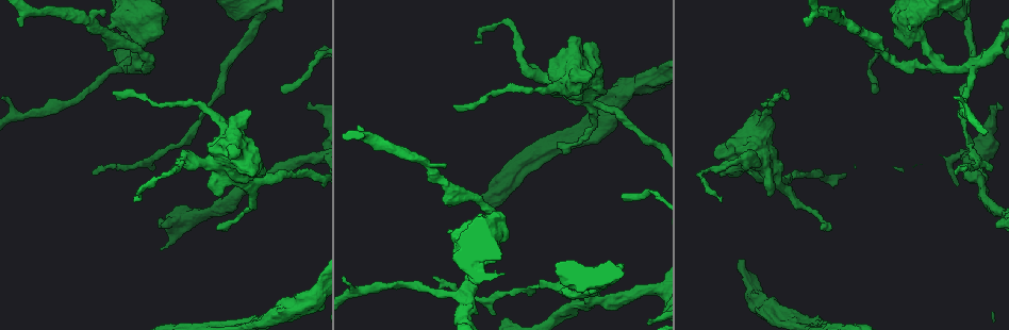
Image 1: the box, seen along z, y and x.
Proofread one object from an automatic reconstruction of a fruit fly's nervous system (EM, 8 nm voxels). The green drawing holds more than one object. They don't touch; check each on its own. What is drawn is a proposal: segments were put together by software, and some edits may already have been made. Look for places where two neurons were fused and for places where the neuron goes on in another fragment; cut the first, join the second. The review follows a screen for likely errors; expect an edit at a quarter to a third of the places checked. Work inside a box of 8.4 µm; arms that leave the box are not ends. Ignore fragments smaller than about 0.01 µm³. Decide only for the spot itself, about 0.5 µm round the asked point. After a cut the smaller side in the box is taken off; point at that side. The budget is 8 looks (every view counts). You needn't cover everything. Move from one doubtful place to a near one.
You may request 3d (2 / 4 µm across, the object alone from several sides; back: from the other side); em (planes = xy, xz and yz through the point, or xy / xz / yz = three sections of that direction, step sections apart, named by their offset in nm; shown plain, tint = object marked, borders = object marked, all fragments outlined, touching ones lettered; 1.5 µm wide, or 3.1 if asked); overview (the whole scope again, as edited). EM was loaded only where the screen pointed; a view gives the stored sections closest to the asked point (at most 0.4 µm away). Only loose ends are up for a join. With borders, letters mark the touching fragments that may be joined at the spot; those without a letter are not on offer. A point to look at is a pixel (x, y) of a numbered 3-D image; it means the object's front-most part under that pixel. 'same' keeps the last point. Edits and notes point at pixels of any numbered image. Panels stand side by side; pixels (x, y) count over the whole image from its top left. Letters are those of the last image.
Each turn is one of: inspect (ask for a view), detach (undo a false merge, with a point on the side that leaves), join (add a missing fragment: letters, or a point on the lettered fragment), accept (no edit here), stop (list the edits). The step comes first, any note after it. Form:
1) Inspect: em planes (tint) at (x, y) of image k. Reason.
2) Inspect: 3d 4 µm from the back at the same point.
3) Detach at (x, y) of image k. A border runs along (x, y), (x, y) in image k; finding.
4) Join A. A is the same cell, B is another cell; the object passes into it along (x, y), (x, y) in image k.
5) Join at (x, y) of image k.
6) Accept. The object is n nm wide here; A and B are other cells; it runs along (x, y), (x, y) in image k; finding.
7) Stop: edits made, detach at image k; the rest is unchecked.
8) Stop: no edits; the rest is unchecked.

Inspect: 3d 2 µm at (252, 21) of image 1. Sudden change in width.

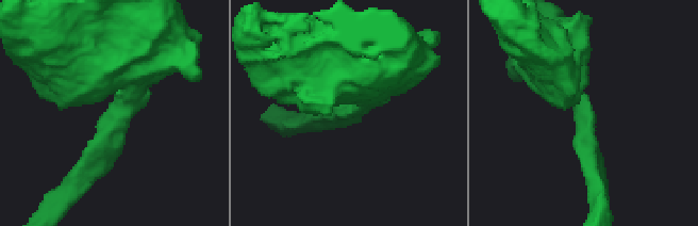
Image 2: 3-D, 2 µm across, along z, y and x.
Inspect: em planes (borders) at (587, 109) of image 2.

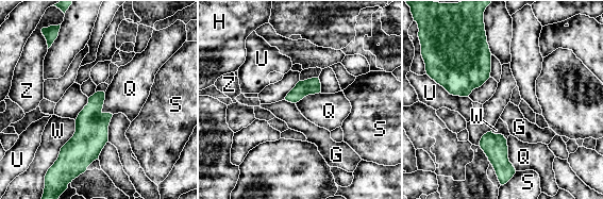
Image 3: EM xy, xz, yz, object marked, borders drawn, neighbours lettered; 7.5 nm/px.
Accept. The longest contact is with W, 360 nm; G, H, Q, S, U, W and Z are other cells; a border runs along (506, 139), (507, 158), (516, 170) in image 3; continuous, no second neuron.

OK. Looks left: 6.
Inspect: 3d 2 µm at (140, 50) of image 1. A narrow waist.

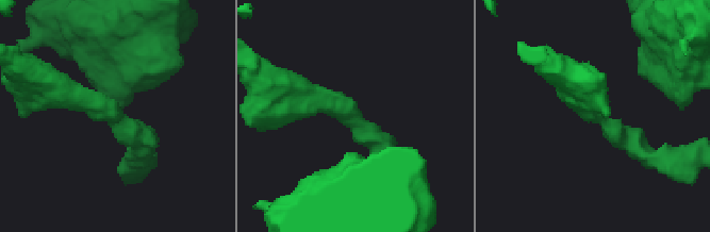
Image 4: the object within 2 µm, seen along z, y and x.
Inspect: em xy step 8 (borders) at (593, 116) of image 4. The arms are 240, 280 nm wide.

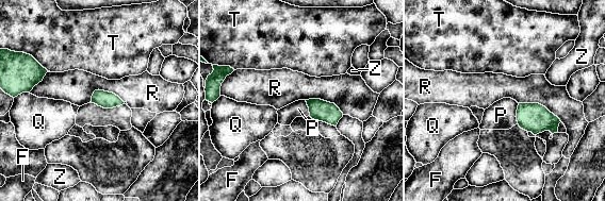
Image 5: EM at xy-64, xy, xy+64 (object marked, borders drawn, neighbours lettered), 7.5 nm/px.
Accept. The longest contact is with R, 360 nm; F, P, Q, R, T and Z are other cells; a border runs along (519, 102), (538, 102), (561, 121) in image 5; one neuron here.

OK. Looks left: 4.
Inspect: 3d 4 µm at (237, 125) of image 1. Sudden change in width.

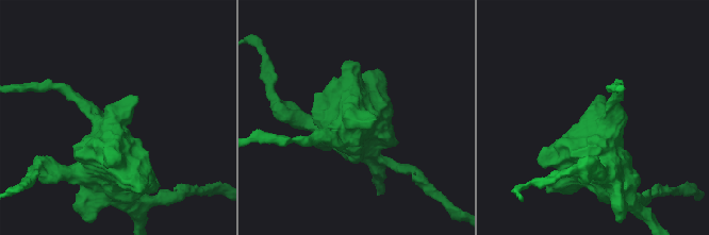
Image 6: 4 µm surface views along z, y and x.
Inspect: em xz step 8 (tint) at (353, 118) of image 6. Now the EM.

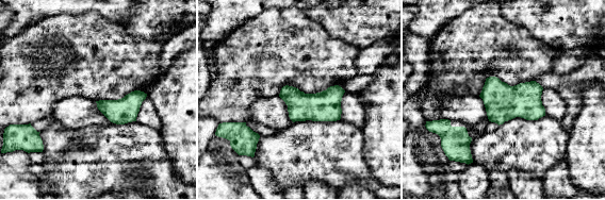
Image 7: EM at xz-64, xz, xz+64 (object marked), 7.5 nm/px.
Inspect: em planes (borders) at the same point. Another direction.

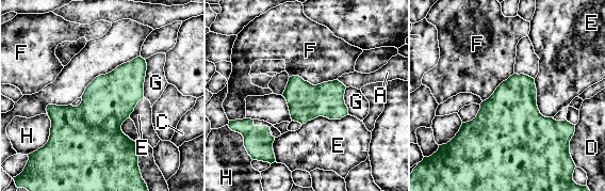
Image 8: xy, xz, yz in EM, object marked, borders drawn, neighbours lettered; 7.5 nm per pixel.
Accept. The object is 420 nm wide here; the longest contact is with E, 360 nm; A, C, D, E, F, G and H are other cells; continuous, no second neuron.

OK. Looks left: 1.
Stop: no edits; the rest is unchecked.

